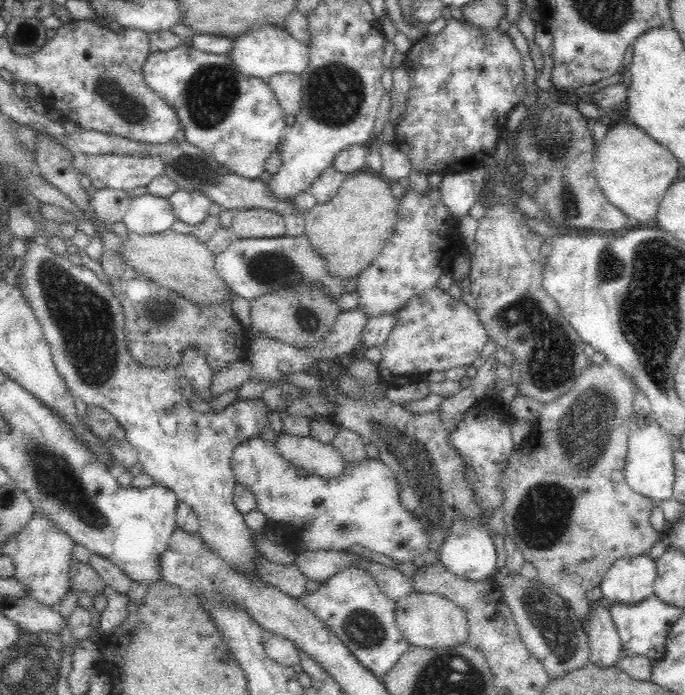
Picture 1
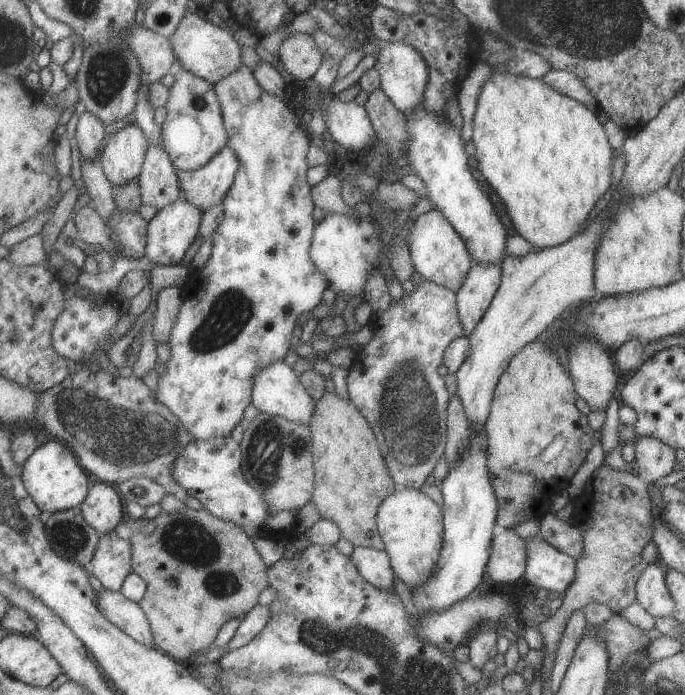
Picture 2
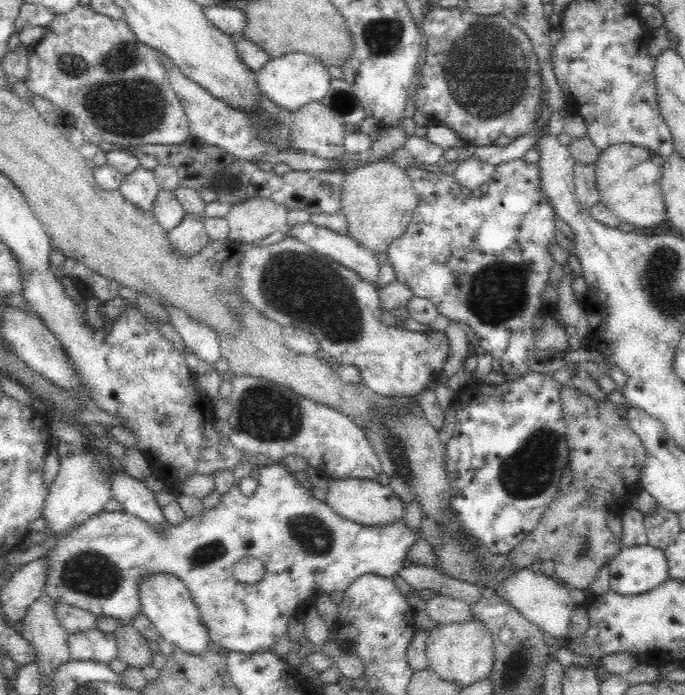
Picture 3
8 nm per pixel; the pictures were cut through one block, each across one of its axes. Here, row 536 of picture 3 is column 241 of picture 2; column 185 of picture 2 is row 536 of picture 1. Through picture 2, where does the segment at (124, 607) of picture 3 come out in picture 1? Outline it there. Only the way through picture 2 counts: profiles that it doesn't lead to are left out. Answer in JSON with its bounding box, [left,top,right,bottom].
[232,438,432,562]

